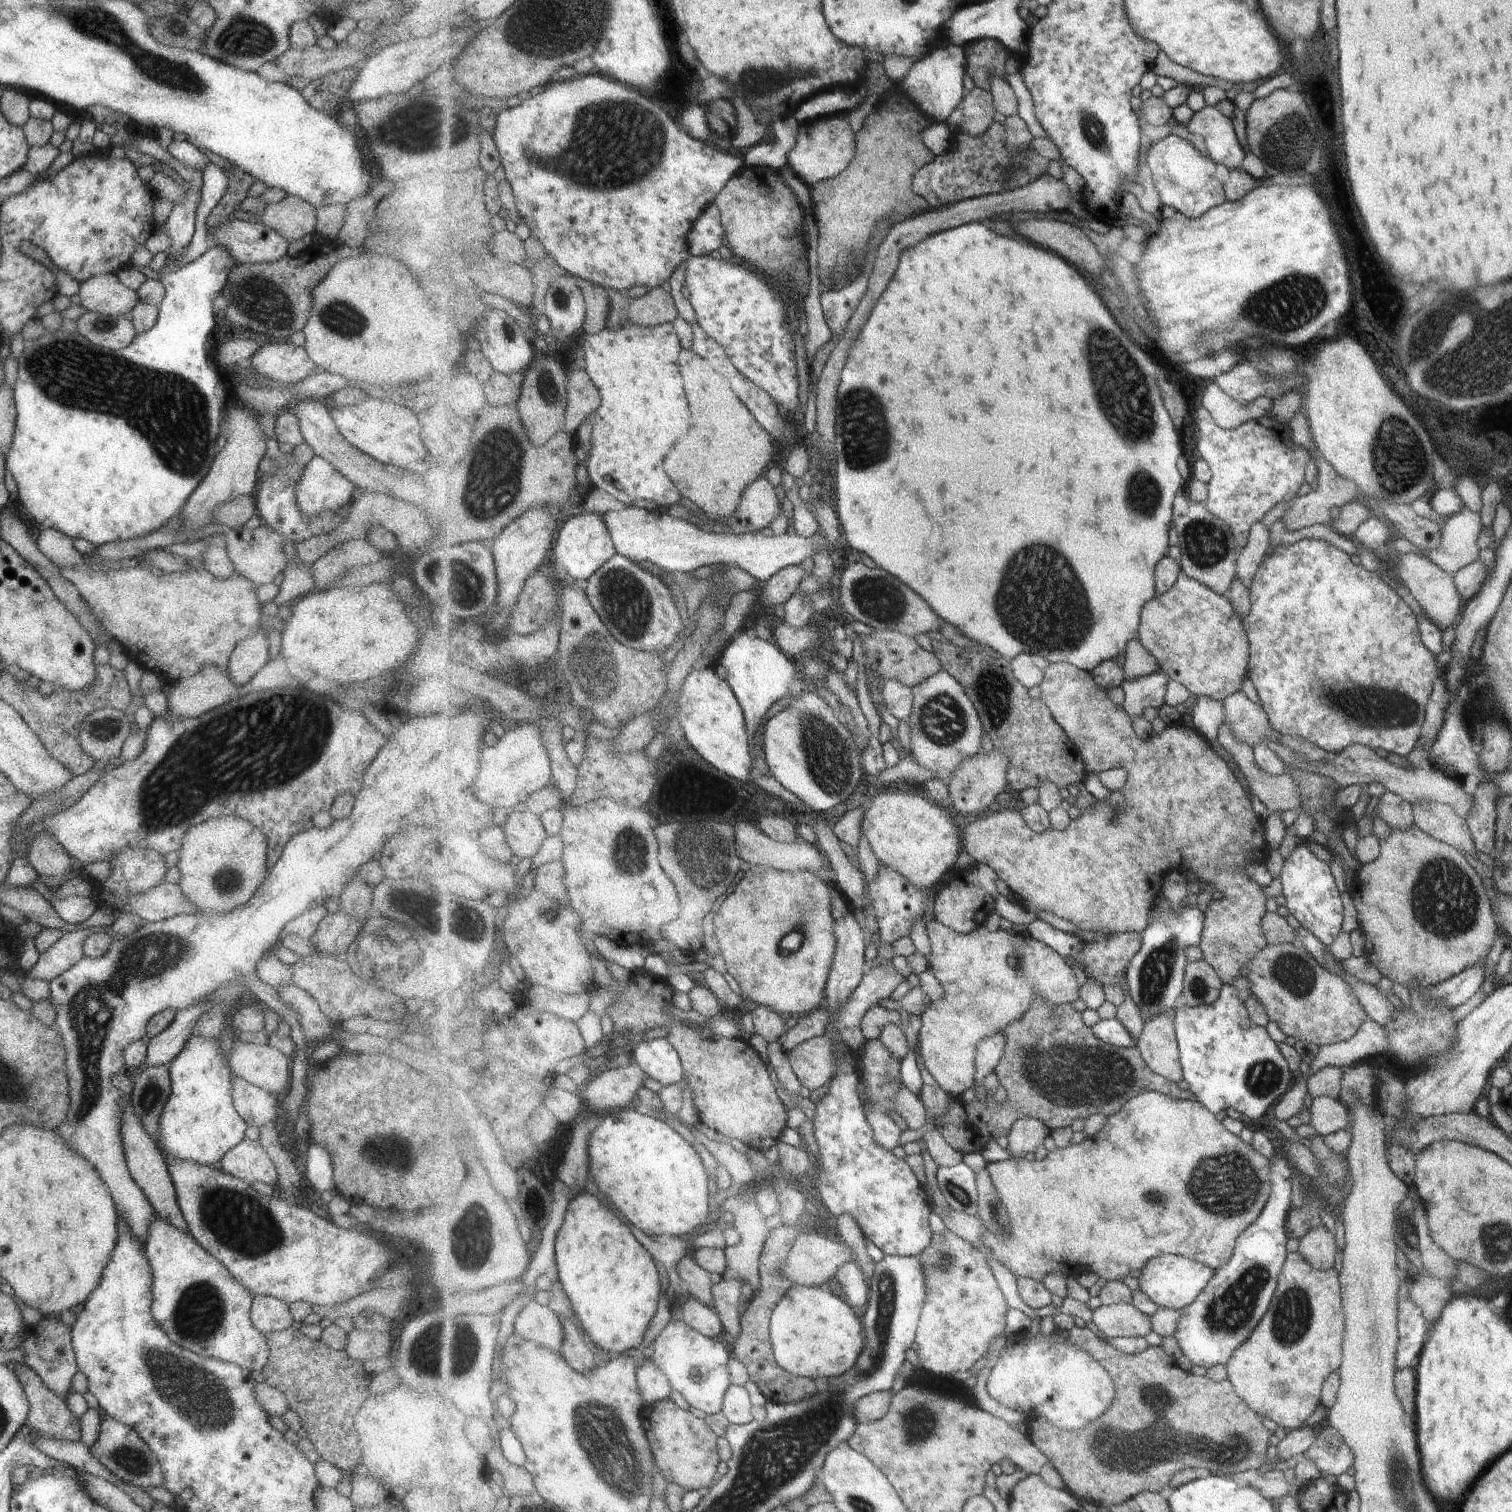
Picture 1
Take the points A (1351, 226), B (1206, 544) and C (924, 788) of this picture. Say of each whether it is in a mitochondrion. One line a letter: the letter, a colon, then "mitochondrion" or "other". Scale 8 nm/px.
A: other
B: mitochondrion
C: other

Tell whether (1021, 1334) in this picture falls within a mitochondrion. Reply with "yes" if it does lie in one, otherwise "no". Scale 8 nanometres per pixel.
no

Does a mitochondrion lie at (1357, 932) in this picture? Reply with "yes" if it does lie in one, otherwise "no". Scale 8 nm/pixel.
no

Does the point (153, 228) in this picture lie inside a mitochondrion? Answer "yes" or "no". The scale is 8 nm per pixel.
no

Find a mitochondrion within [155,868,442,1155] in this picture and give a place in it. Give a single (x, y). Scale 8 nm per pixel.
(227, 881)

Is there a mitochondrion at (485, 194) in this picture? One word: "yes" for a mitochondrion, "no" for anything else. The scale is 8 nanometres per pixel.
no

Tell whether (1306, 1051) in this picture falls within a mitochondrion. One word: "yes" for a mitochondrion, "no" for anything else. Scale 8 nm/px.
no

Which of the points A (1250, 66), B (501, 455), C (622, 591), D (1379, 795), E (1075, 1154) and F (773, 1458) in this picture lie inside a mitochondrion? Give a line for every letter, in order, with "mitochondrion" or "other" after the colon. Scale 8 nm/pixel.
A: other
B: mitochondrion
C: mitochondrion
D: other
E: other
F: mitochondrion

